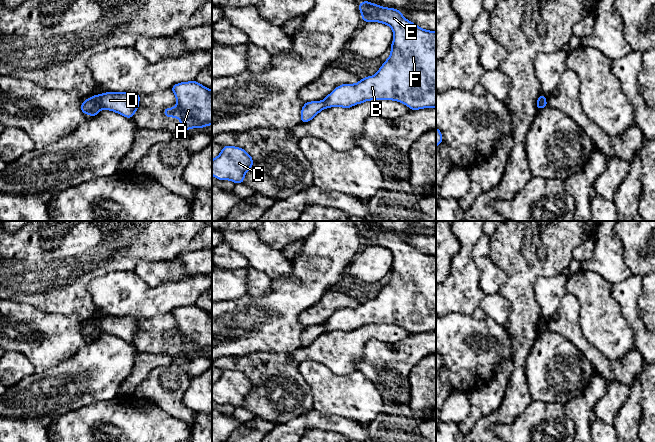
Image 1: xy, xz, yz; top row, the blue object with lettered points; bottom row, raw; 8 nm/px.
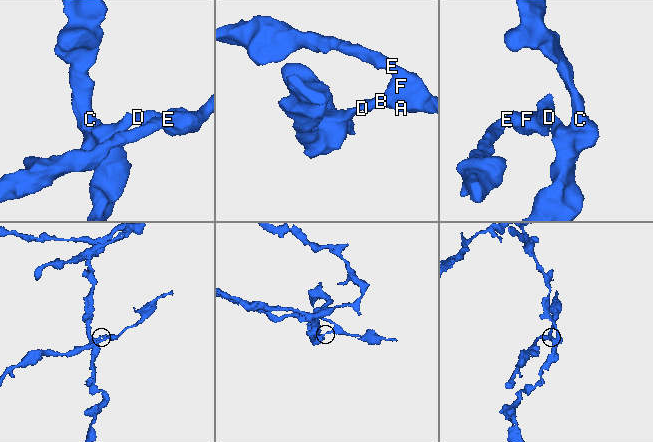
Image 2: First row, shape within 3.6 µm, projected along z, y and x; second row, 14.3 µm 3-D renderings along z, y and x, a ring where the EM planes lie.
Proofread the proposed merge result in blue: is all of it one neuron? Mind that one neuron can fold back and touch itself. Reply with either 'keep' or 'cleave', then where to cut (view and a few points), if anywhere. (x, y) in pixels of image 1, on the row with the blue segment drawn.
cleave; cut xy (99, 95), (101, 108)

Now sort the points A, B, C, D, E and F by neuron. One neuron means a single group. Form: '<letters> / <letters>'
A B D E F / C

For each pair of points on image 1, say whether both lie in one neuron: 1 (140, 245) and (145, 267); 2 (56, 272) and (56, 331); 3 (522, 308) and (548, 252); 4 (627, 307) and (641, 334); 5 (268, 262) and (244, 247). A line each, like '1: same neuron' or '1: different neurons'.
1: different neurons
2: different neurons
3: same neuron
4: same neuron
5: same neuron

